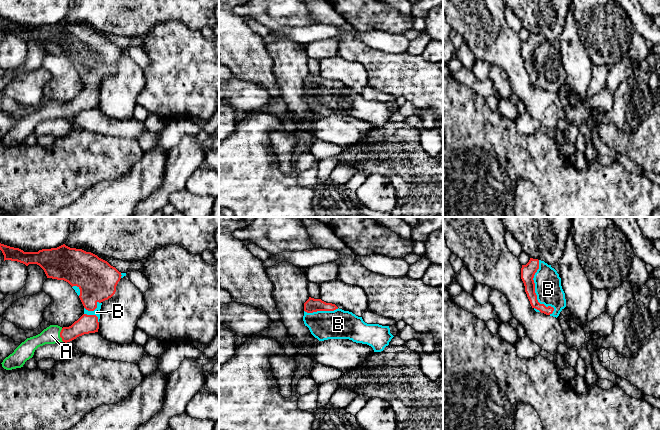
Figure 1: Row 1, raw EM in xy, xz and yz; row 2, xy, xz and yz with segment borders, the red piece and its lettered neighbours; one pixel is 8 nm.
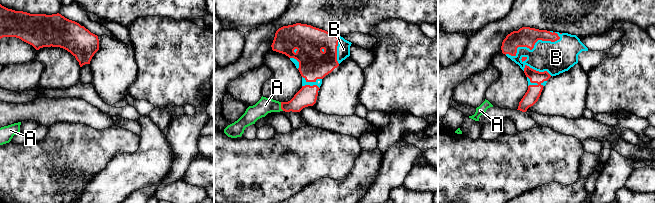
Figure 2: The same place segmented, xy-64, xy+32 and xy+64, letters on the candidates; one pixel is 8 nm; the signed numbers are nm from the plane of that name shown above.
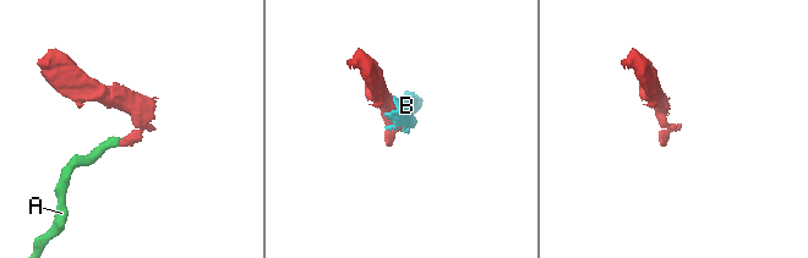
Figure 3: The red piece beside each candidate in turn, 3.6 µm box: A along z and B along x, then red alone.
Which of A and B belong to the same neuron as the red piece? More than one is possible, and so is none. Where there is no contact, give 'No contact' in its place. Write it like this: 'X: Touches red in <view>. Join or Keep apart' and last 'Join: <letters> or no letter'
A: Touches red in xy. Join
B: Touches red in yz. Join
Join: A, B

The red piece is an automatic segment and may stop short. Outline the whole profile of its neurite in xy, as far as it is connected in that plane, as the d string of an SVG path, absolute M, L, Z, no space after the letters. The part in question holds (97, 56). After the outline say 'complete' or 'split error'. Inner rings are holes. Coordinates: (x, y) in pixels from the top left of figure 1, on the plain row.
M0 19L0 26L4 37L17 37L26 42L37 40L44 46L47 54L68 58L84 82L84 90L71 102L62 104L50 101L40 110L22 118L1 139L6 146L23 143L40 122L67 119L84 110L98 108L102 78L115 70L118 58L126 52L126 49L119 48L97 31L65 20L38 28L24 28Z | split error

